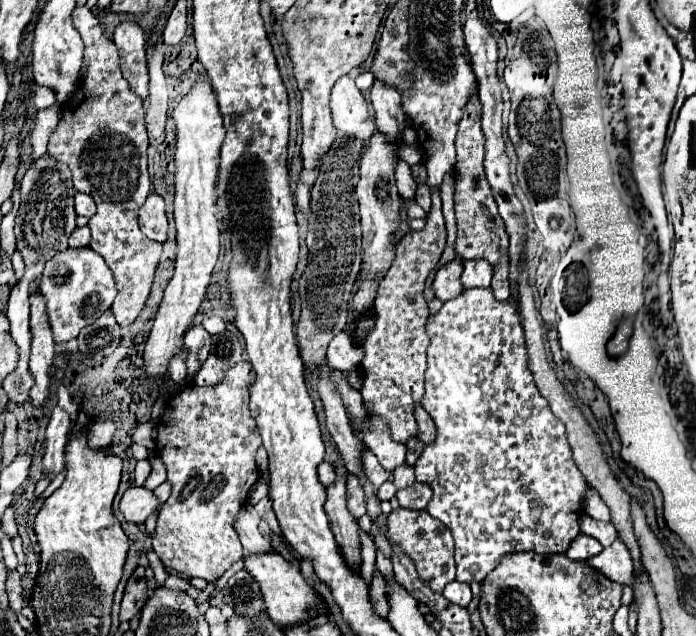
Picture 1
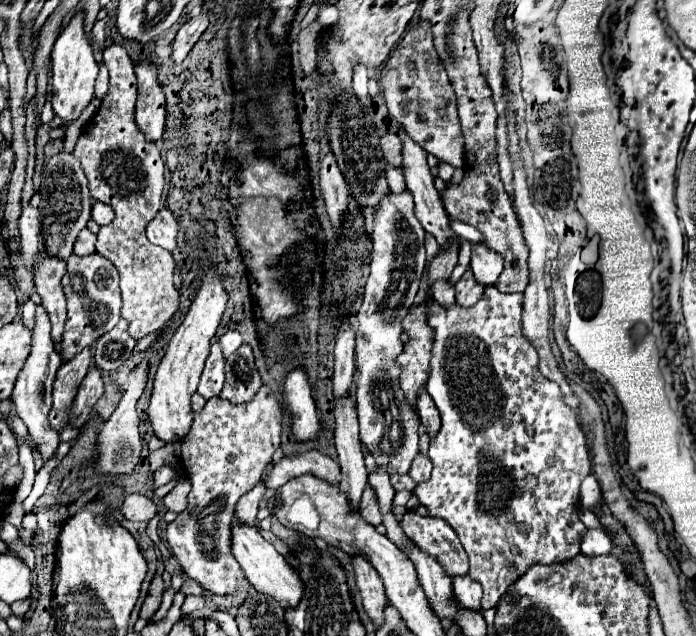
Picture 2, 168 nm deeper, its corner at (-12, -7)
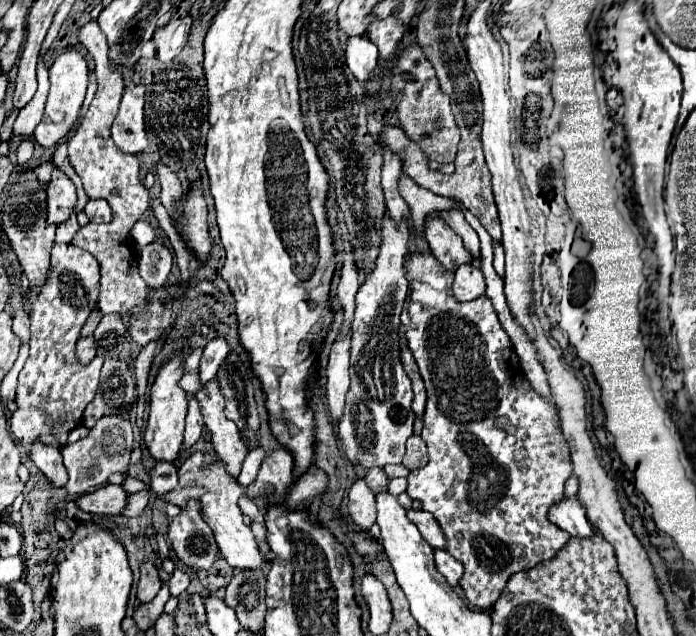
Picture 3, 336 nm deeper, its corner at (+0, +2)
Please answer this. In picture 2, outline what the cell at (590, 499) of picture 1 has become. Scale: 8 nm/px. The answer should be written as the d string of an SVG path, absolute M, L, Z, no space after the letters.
M590 474L584 482L582 482L582 490L580 490L580 500L582 500L582 506L588 508L590 512L598 514L598 508L600 506L600 500L602 500L602 492L598 488L598 482L596 478Z

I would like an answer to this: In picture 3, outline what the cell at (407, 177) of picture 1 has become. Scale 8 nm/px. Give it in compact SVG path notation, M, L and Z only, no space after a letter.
M430 215L426 221L426 241L432 255L450 271L456 271L460 265L468 265L474 259L472 253L464 249L462 239L438 215Z

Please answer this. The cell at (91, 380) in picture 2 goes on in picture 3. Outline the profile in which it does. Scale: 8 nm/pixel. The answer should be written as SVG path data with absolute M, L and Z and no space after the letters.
M80 337L78 345L76 345L76 355L82 363L88 363L94 359L96 355L96 345L94 345L94 337Z

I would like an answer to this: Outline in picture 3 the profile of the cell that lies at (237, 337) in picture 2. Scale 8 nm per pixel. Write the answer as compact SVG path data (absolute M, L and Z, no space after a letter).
M222 337L212 339L204 347L204 353L202 353L202 359L200 359L200 369L198 369L200 383L208 383L218 373L218 369L224 363L226 355L228 355L228 343Z

